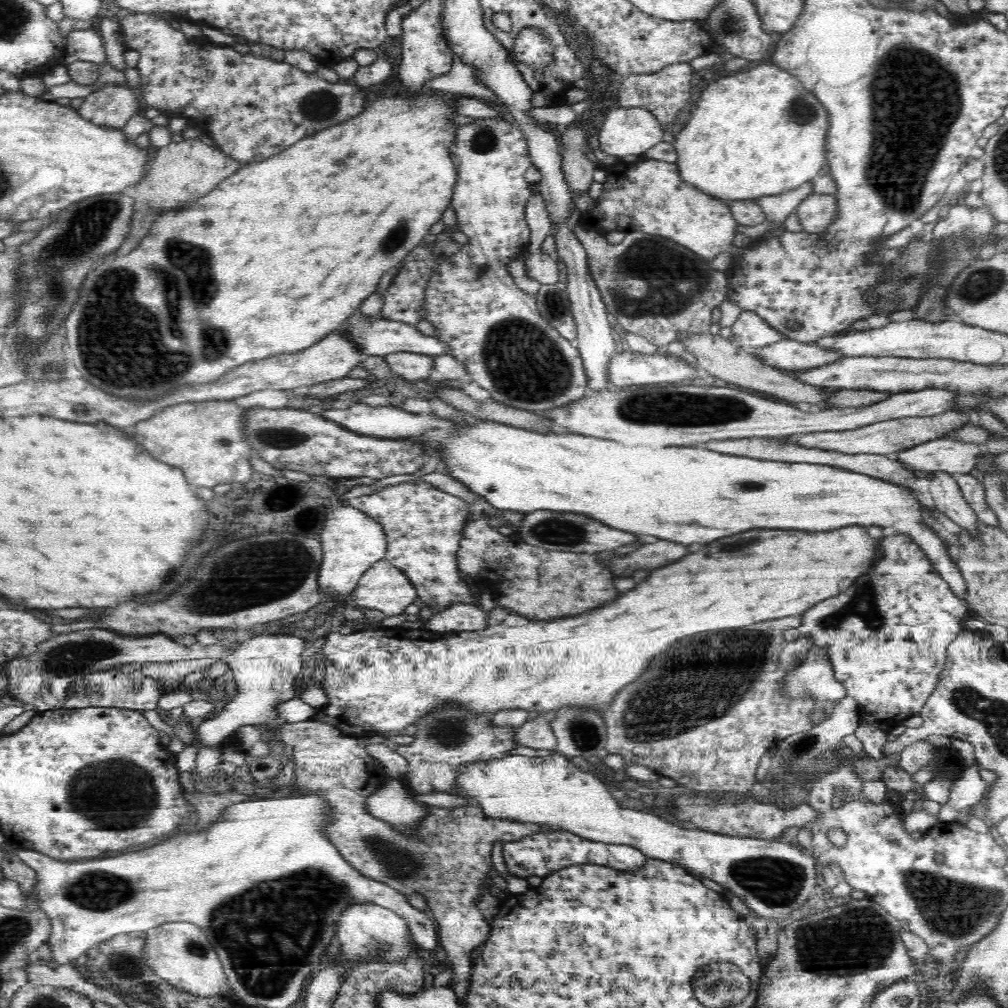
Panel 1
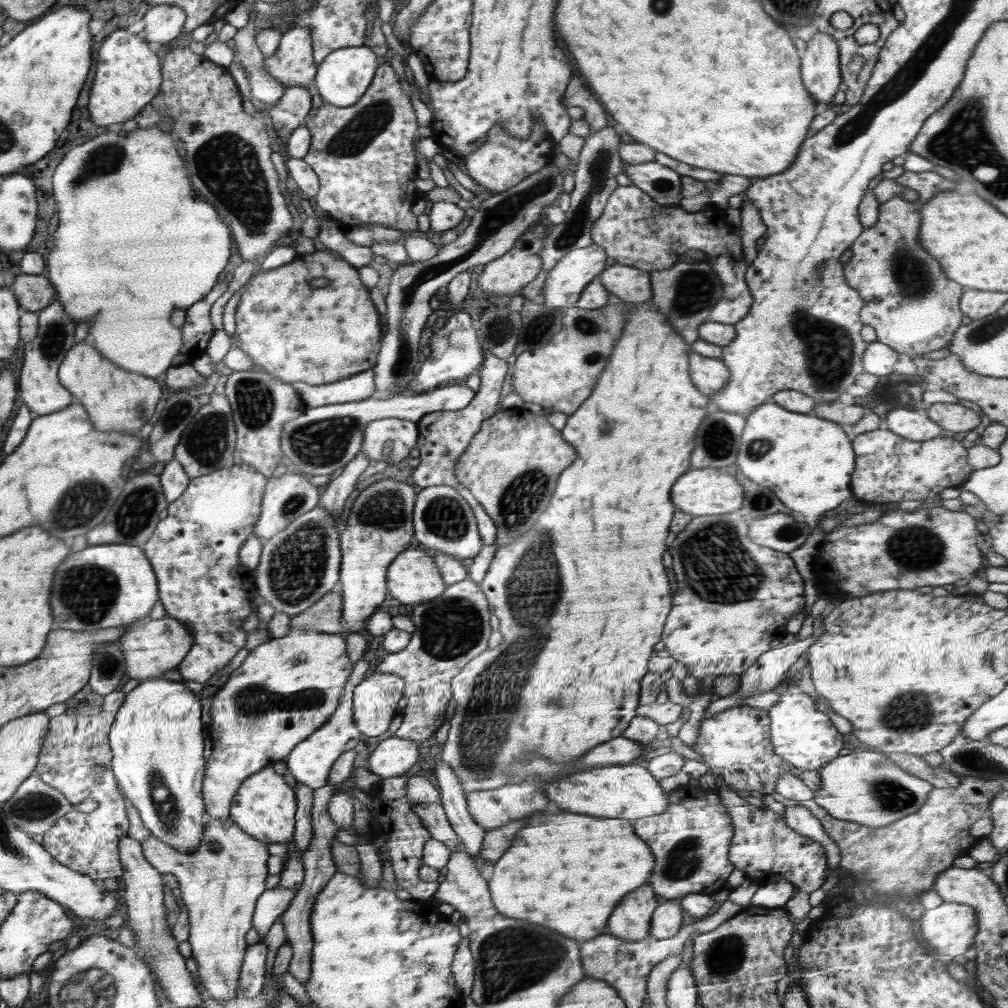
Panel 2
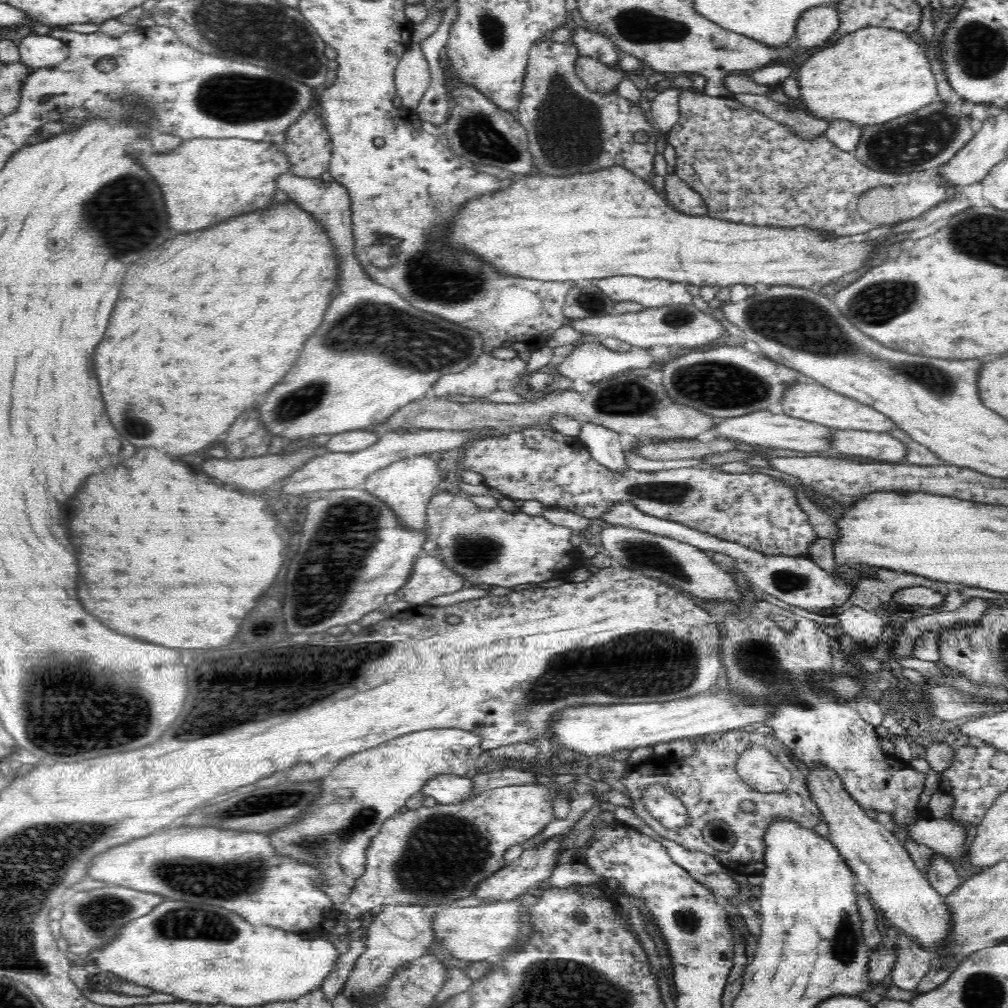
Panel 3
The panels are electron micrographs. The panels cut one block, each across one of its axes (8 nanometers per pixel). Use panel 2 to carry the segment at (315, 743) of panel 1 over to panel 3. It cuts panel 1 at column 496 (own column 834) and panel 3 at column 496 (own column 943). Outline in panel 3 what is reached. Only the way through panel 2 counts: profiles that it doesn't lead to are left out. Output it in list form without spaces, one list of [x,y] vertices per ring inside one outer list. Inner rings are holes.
[[[532,784],[532,786],[504,786],[500,788],[493,788],[481,792],[478,796],[472,798],[466,798],[464,801],[443,805],[436,803],[432,807],[420,807],[415,810],[403,809],[398,813],[394,813],[384,824],[380,830],[380,834],[376,834],[374,842],[370,842],[370,850],[366,850],[366,858],[368,858],[368,868],[364,870],[364,873],[354,884],[352,892],[350,892],[348,900],[344,903],[339,904],[341,914],[337,916],[335,924],[336,932],[346,932],[348,930],[348,922],[350,920],[358,920],[366,917],[370,918],[370,910],[372,908],[378,908],[378,906],[400,906],[400,905],[421,905],[421,906],[434,906],[440,908],[445,904],[451,904],[458,898],[468,898],[474,894],[476,886],[480,882],[484,882],[488,876],[496,873],[500,868],[504,868],[508,864],[504,860],[504,853],[510,846],[514,844],[523,845],[530,838],[534,838],[536,834],[543,832],[544,827],[550,824],[555,818],[553,815],[553,797],[549,794],[548,789],[542,784]]]

